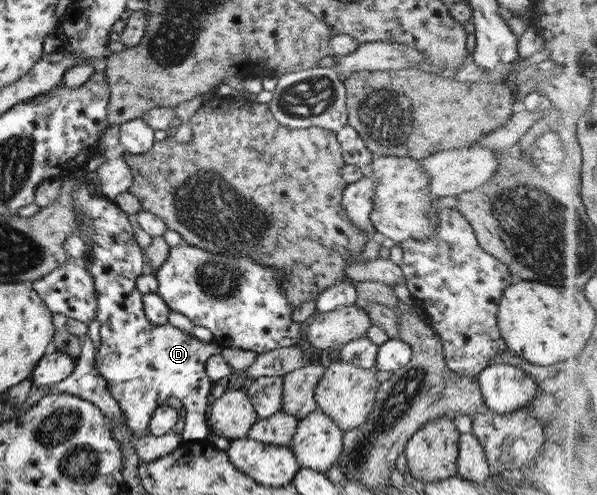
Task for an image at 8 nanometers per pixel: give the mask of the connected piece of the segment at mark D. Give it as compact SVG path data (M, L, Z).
M84 177L71 195L77 230L80 227L78 212L82 211L90 218L94 232L92 257L87 267L97 294L94 319L100 324L100 345L95 351L94 366L106 381L110 397L118 403L128 431L134 437L148 435L146 427L150 416L172 397L177 398L186 411L183 440L196 443L208 438L208 394L212 381L205 373L205 360L219 353L220 348L211 342L200 342L168 322L160 325L148 322L143 313L142 294L134 286L134 280L143 272L142 250L134 239L127 215L105 196L88 193Z

